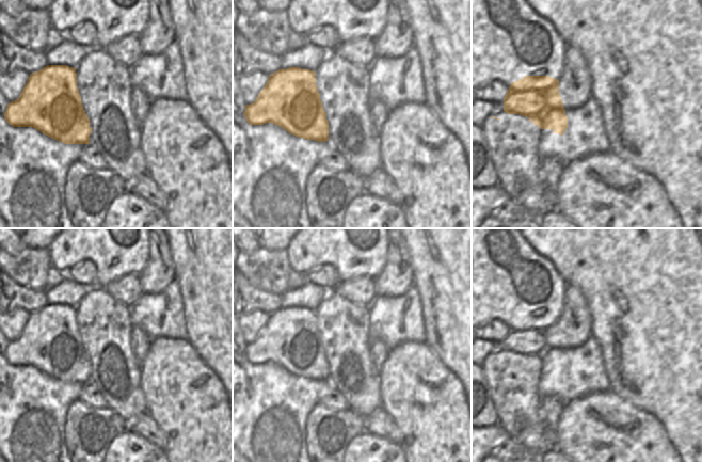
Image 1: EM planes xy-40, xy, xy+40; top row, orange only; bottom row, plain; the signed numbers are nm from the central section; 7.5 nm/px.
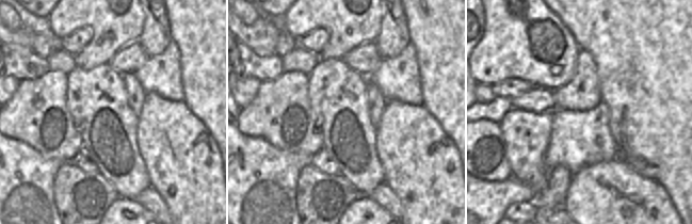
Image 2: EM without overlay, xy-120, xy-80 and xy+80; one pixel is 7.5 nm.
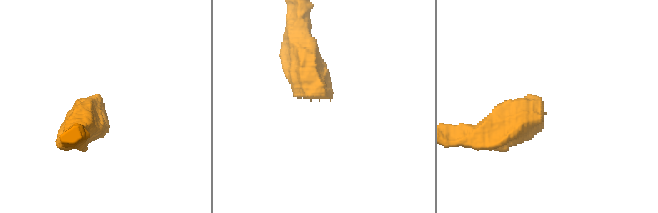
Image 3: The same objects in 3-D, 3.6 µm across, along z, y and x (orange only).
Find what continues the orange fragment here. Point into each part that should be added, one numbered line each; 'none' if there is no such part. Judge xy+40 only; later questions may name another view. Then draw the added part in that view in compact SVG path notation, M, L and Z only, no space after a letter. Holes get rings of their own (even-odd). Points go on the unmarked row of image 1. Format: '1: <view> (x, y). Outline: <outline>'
1: xy+40 (485, 377). Outline: M488 355L482 356L484 363L478 367L478 371L472 375L472 383L477 387L485 387L488 392L497 388L499 378L494 368L501 363L501 360Z

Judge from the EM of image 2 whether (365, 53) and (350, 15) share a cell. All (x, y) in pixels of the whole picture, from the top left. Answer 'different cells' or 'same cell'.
different cells

